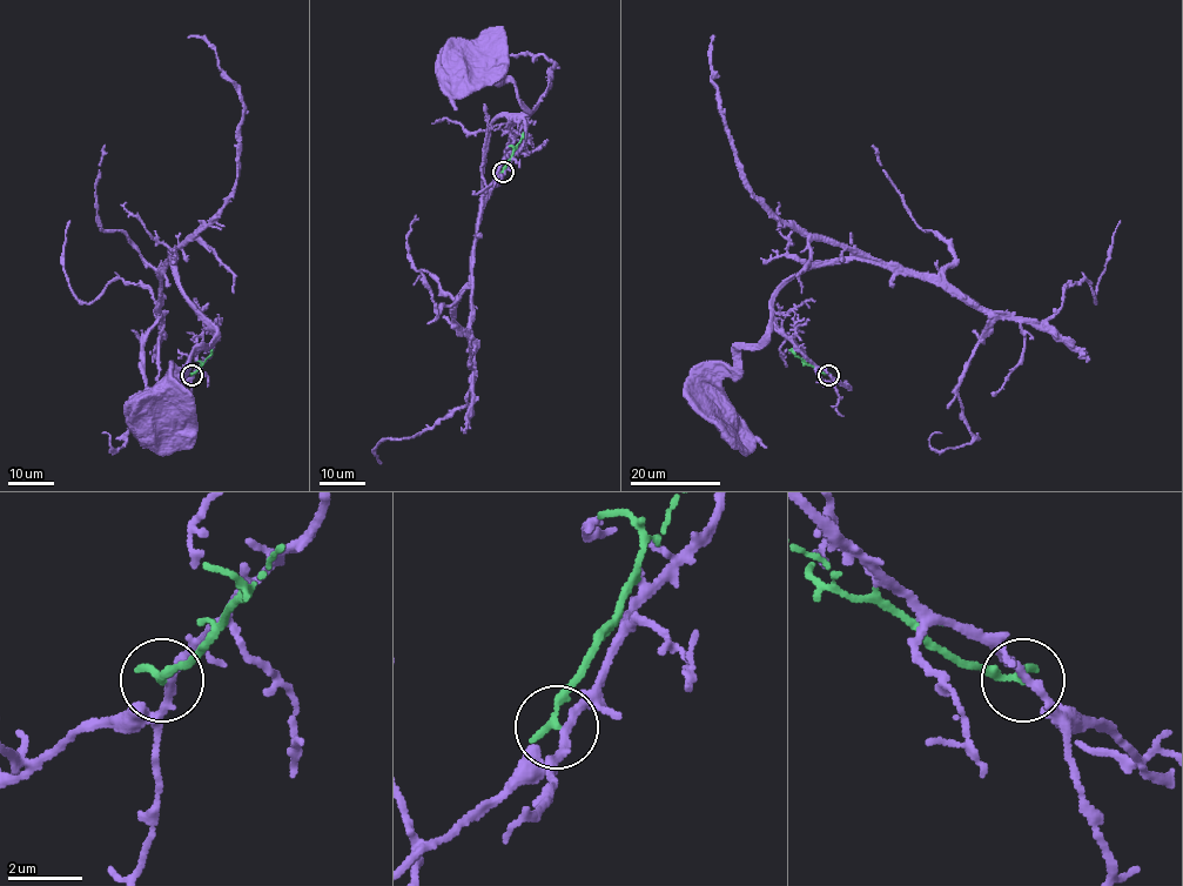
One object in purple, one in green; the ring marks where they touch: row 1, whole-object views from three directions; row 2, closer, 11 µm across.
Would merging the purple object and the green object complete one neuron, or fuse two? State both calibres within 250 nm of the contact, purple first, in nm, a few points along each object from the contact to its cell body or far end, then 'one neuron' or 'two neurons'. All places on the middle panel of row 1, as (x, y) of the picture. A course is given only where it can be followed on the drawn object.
calibres 220 and 260 nm; course purple (504, 172), (523, 145), (522, 116), (528, 108), (513, 82), (502, 81), (478, 65), (459, 59); course green (503, 172), (523, 136), (521, 135); two neurons

